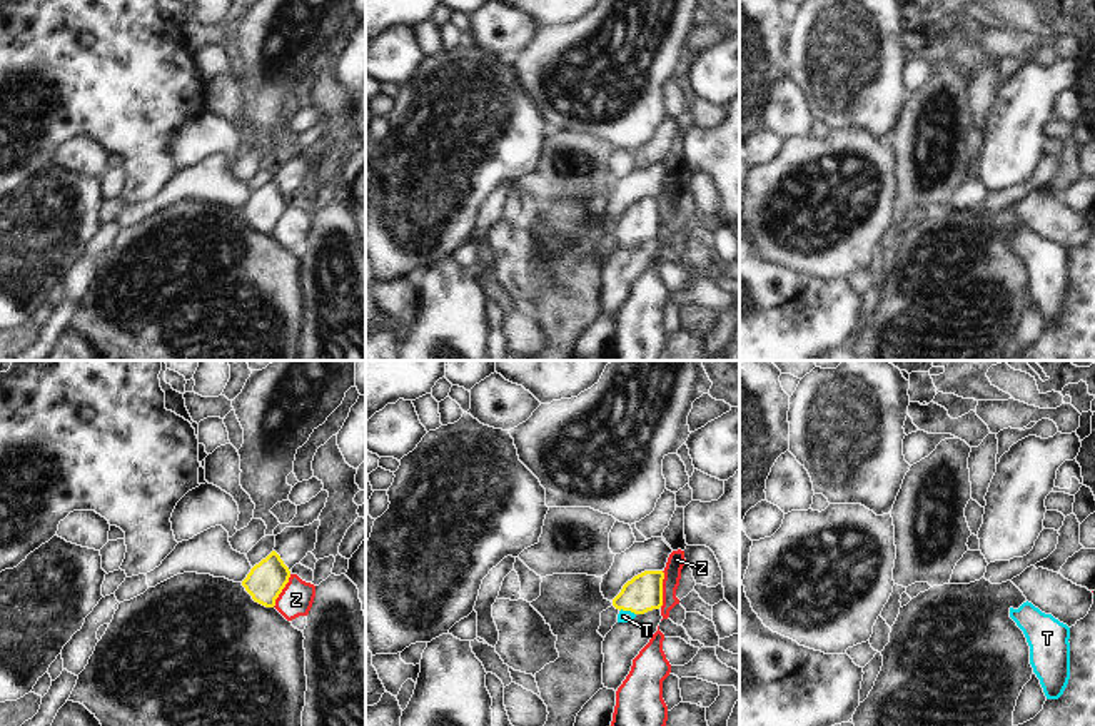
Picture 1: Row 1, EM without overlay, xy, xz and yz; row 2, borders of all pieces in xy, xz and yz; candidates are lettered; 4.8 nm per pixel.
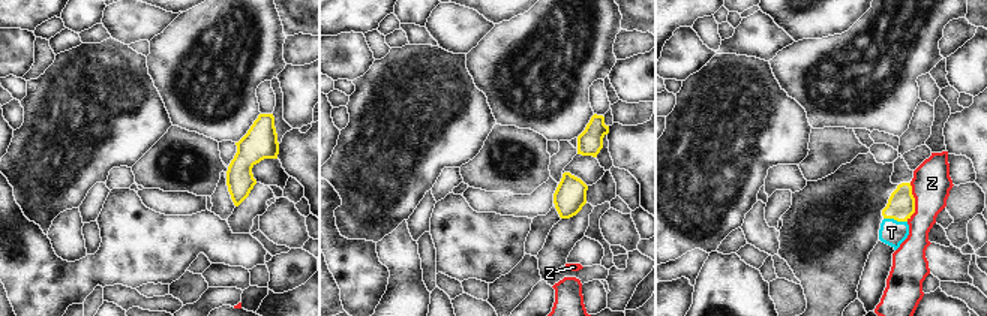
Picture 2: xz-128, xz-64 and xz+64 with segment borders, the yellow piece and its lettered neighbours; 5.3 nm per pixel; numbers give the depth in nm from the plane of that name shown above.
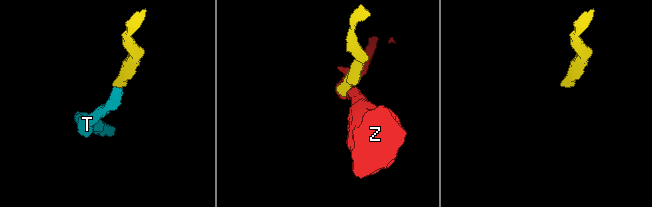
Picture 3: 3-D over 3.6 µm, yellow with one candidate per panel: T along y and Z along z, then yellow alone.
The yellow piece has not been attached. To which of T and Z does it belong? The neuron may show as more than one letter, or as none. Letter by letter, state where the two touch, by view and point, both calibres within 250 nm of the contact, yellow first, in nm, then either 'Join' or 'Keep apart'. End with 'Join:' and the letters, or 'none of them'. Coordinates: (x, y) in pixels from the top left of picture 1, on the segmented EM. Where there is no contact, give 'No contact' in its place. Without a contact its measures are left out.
T: Touches yellow at xz (628, 610). Thickness 180 nm (yellow) against 60 nm. Join
Z: Touches yellow at xz (661, 589). Thickness 180 nm (yellow) against 80 nm. Keep apart
Join: T

